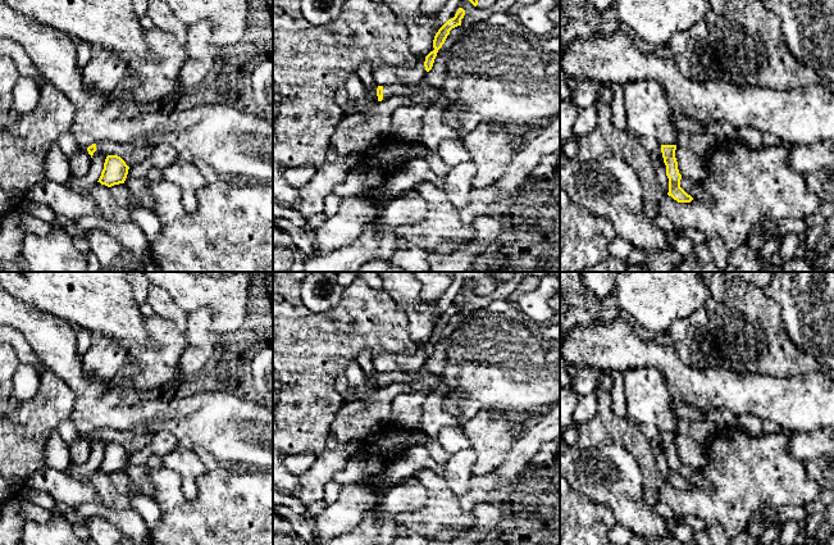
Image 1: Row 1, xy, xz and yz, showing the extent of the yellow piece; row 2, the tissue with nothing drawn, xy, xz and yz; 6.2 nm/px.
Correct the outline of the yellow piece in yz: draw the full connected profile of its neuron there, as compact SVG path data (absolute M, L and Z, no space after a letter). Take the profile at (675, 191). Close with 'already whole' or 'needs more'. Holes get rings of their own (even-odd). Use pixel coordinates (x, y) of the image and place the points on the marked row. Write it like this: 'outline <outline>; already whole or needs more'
outline M661 145L662 158L666 165L666 176L669 178L667 195L671 196L678 203L691 203L693 197L680 187L682 174L679 173L678 169L675 150L676 145Z; already whole

